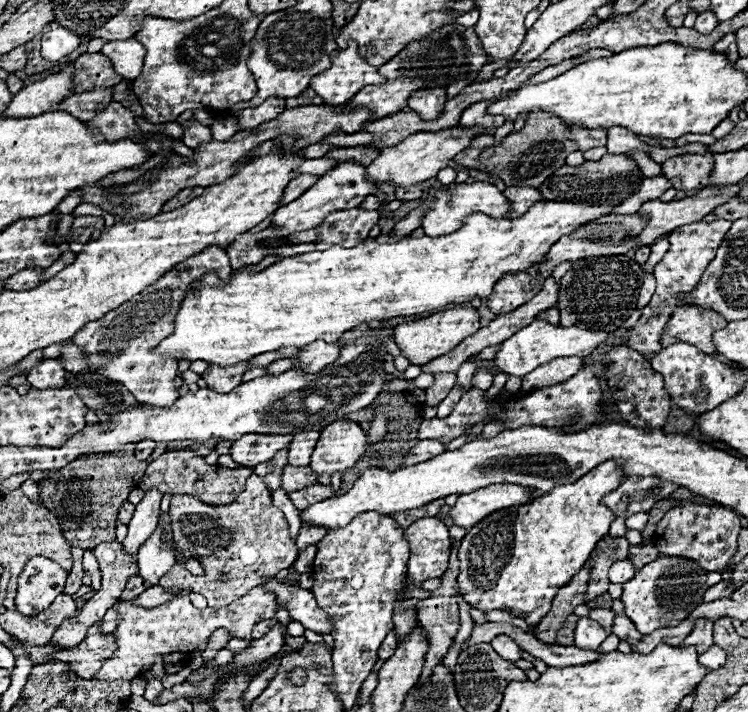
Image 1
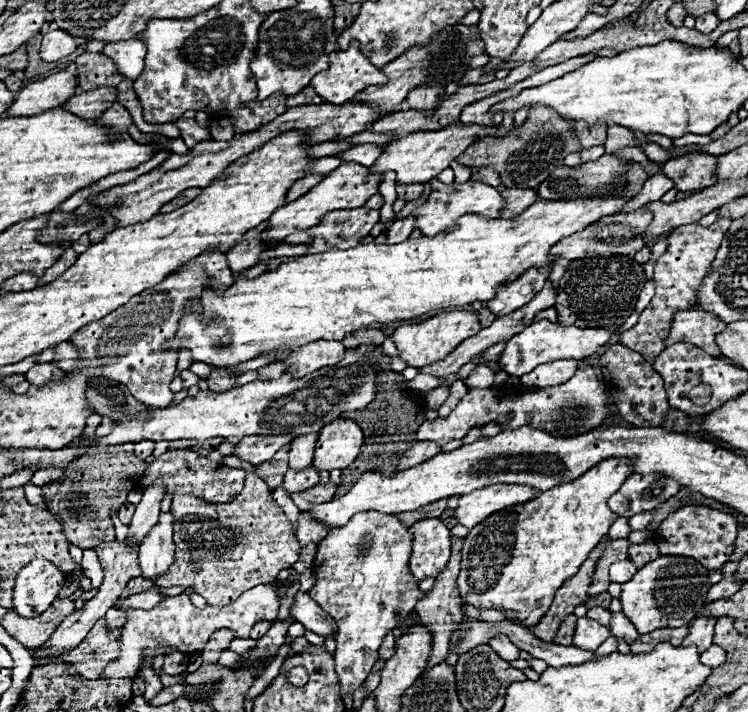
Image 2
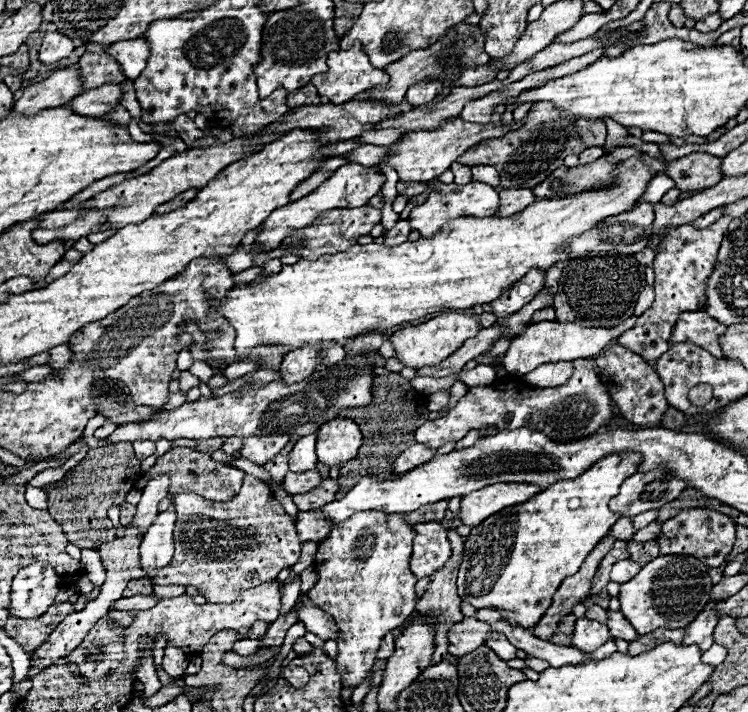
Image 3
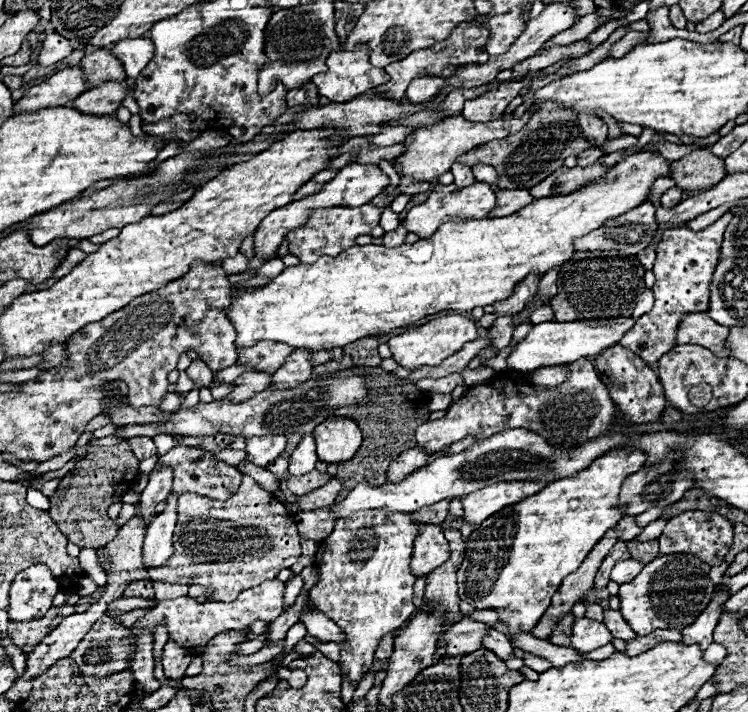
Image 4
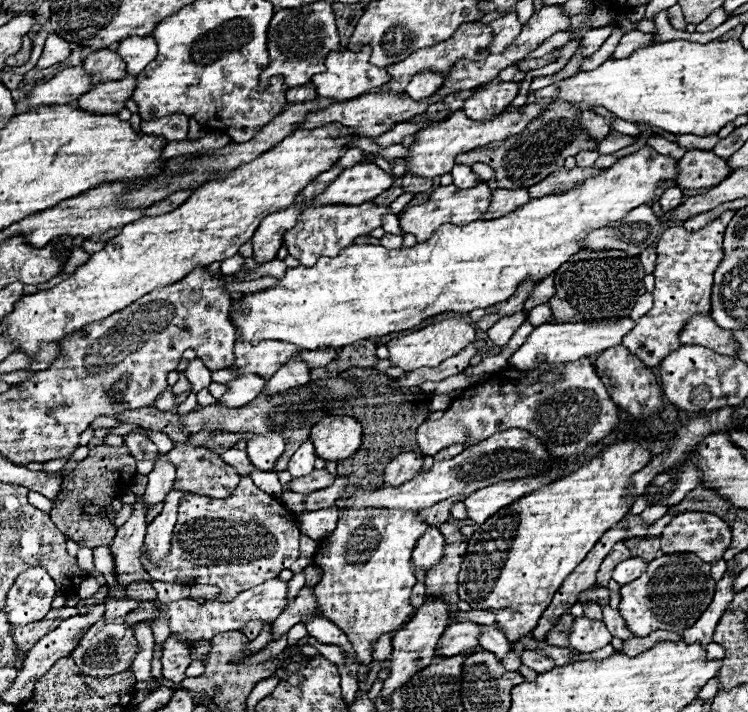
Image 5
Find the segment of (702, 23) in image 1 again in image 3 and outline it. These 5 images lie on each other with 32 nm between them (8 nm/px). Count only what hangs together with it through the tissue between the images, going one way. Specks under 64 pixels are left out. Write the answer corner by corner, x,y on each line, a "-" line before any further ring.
716,12
716,14
710,14
710,16
702,18
702,20
698,20
696,30
698,30
698,32
712,32
712,30
716,30
722,22
724,22
722,16
718,16
718,12

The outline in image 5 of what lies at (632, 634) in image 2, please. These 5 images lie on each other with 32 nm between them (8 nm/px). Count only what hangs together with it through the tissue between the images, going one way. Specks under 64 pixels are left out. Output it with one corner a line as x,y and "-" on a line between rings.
602,606
602,614
604,614
602,620
604,620
604,624
606,624
606,628
610,630
612,636
618,636
618,638
622,638
622,640
626,640
628,636
632,636
630,630
626,628
626,624
624,624
624,618
620,616
620,612
618,612
616,608

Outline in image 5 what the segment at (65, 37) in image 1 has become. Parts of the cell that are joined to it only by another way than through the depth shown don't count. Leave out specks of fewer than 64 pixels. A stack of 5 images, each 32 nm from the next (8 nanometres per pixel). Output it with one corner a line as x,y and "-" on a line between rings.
50,34
46,40
46,46
42,50
42,56
36,64
36,70
44,70
48,66
54,66
54,64
62,62
64,58
68,58
68,54
70,54
70,44
66,40
62,40
60,36

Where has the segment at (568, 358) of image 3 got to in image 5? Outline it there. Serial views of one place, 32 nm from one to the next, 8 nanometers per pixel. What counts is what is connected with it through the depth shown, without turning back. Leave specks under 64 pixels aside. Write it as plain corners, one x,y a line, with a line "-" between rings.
626,318
618,324
582,324
582,322
556,322
556,324
540,324
528,336
528,340
512,354
510,366
514,368
536,368
538,356
546,356
546,362
574,362
582,356
596,356
608,348
620,346
622,338
634,328
634,320

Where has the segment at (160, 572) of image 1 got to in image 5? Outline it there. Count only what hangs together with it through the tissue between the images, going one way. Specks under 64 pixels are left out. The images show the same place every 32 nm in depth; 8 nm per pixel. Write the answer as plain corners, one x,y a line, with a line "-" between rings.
172,486
172,490
164,498
164,510
154,518
154,522
148,524
148,534
146,534
146,548
148,548
148,558
152,562
162,560
170,552
170,540
172,540
172,530
176,526
176,510
186,492
178,490

